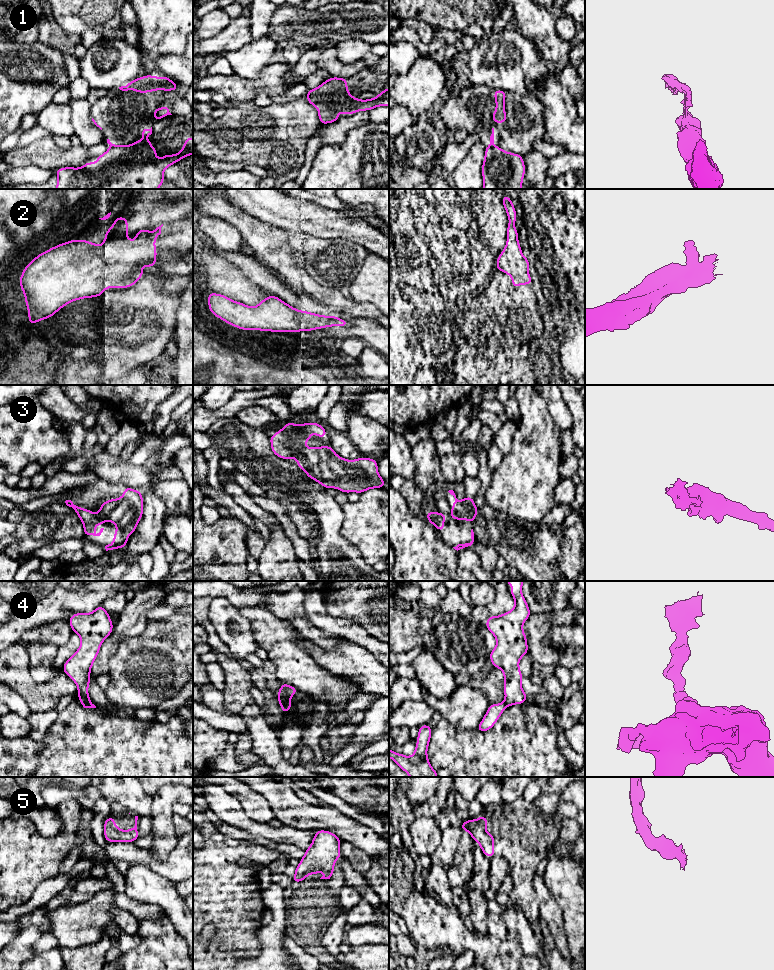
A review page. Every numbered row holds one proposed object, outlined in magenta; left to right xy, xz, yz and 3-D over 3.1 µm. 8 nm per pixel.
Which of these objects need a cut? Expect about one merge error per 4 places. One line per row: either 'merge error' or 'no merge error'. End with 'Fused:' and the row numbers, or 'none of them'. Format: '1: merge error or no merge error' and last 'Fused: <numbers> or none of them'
1: merge error
2: no merge error
3: no merge error
4: merge error
5: no merge error
Fused: 1, 4

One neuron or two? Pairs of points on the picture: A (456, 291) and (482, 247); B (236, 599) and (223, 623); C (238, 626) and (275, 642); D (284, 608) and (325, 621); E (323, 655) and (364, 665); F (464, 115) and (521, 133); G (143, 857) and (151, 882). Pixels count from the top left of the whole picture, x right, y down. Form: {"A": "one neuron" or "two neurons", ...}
{"A": "one neuron", "B": "two neurons", "C": "two neurons", "D": "two neurons", "E": "one neuron", "F": "one neuron", "G": "two neurons"}

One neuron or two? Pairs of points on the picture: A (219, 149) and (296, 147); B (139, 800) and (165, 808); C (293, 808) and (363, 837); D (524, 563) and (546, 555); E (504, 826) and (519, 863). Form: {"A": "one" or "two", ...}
{"A": "one", "B": "two", "C": "one", "D": "one", "E": "one"}

